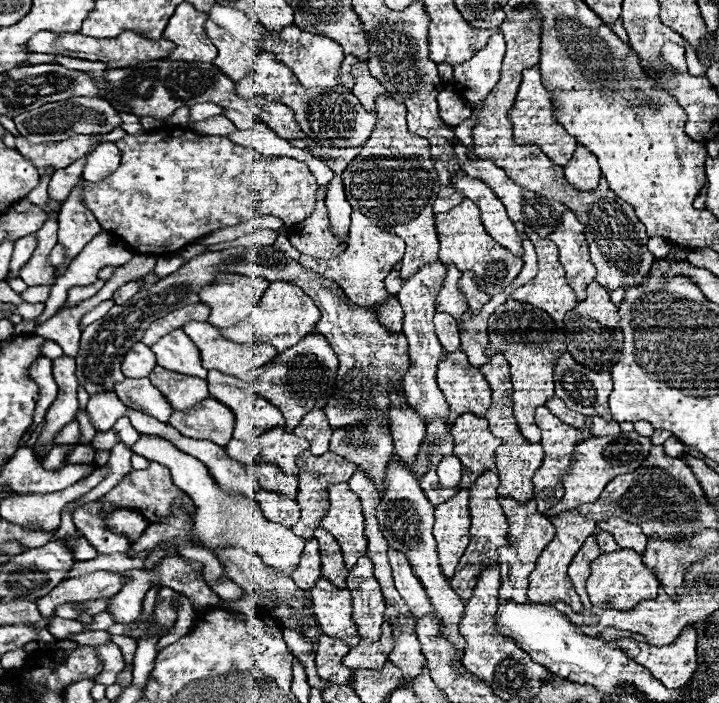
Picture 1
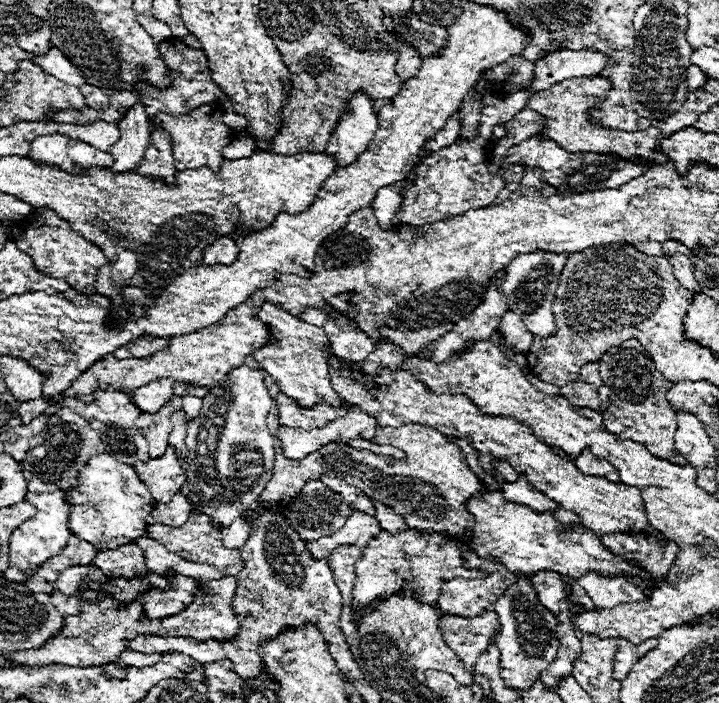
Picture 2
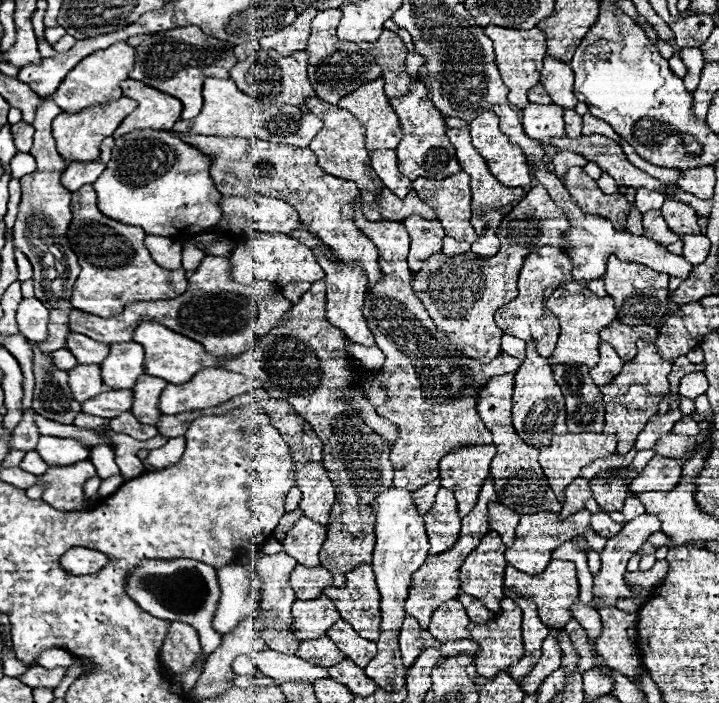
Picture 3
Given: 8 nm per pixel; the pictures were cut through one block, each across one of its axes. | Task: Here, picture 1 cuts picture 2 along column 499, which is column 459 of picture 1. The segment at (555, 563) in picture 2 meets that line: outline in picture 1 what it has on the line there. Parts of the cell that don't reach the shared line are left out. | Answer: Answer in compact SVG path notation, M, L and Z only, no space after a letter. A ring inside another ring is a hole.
M462 488L454 498L436 506L434 512L434 538L438 542L438 562L442 574L450 578L458 560L462 558L470 536L470 512L468 512L468 488Z

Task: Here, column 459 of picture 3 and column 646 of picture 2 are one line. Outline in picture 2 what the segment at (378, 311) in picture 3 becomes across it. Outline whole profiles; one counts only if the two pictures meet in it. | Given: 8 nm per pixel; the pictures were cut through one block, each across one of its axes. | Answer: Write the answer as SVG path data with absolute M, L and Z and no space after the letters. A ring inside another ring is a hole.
M630 338L622 342L620 346L614 346L602 358L598 364L604 362L610 368L600 368L600 376L606 386L610 386L610 406L604 416L604 426L610 434L624 438L624 440L636 440L642 446L650 450L650 454L656 454L668 462L676 464L688 464L682 454L678 454L674 446L674 432L676 432L676 412L672 410L670 402L666 400L666 392L674 386L664 374L660 374L650 358L650 354L644 350L644 346Z

